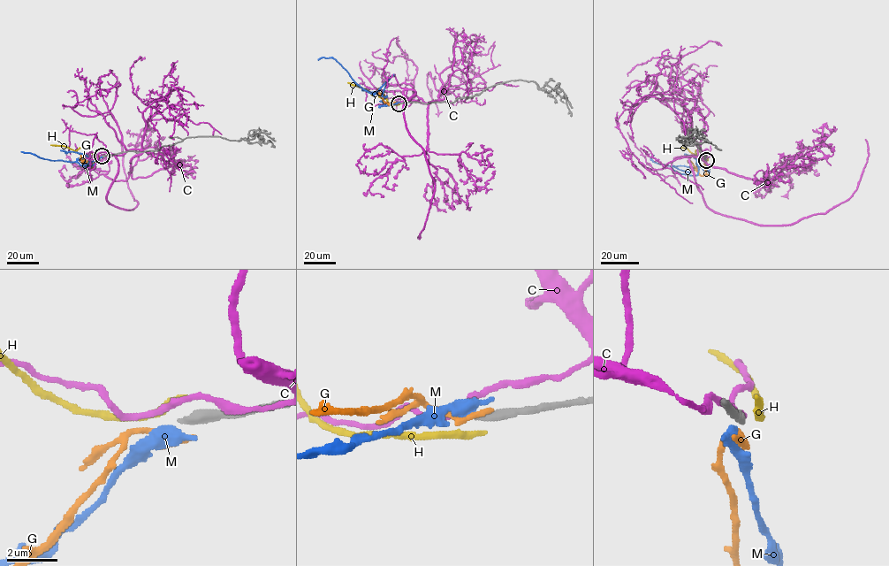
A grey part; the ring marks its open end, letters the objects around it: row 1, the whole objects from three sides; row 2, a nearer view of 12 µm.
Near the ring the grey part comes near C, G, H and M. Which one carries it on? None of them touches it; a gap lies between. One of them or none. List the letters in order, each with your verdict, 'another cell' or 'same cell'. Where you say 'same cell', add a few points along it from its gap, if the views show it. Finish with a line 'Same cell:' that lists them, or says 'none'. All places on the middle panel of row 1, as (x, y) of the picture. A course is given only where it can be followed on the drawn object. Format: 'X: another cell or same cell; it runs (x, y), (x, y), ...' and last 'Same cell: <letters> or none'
C: another cell
G: another cell
H: another cell
M: another cell
Same cell: none

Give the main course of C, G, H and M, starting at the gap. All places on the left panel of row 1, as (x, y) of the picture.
C: (101, 155), (110, 152), (117, 162), (107, 200), (132, 210), (137, 202), (125, 179), (121, 138)
G: (101, 156), (86, 169), (80, 158), (84, 156)
H: (101, 155), (83, 148), (75, 151), (50, 145)
M: (102, 156), (91, 164), (86, 162), (88, 161), (86, 168), (96, 161), (81, 165), (20, 151)

